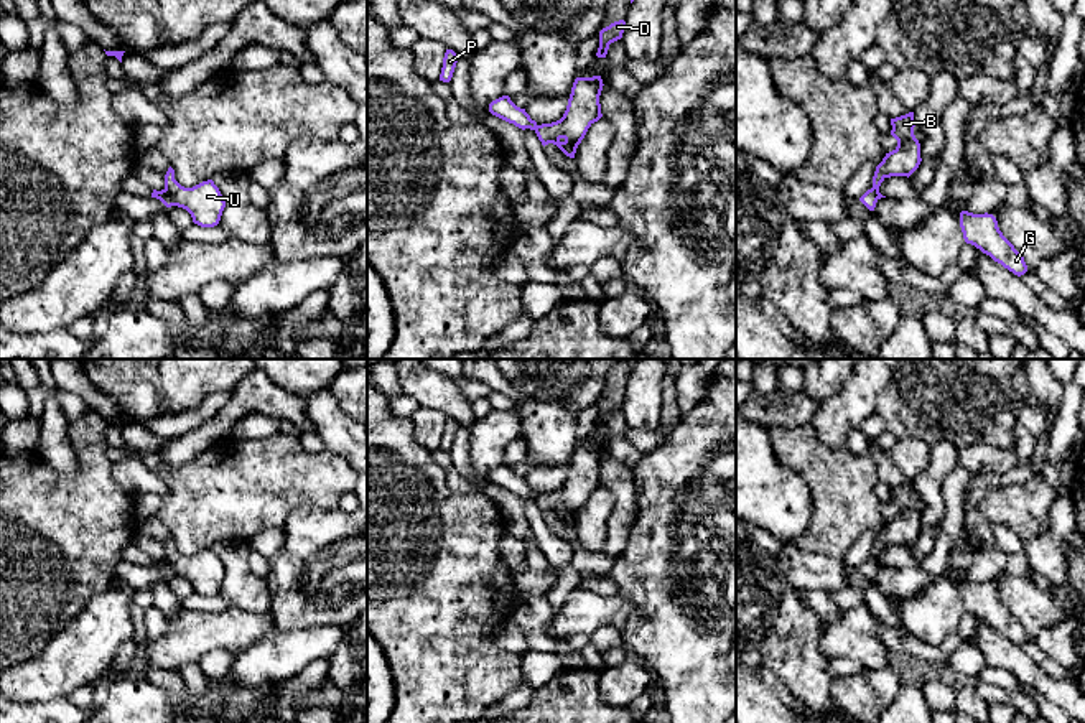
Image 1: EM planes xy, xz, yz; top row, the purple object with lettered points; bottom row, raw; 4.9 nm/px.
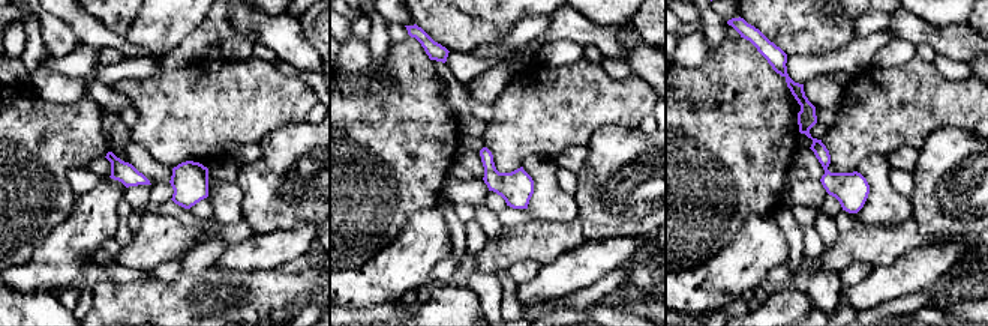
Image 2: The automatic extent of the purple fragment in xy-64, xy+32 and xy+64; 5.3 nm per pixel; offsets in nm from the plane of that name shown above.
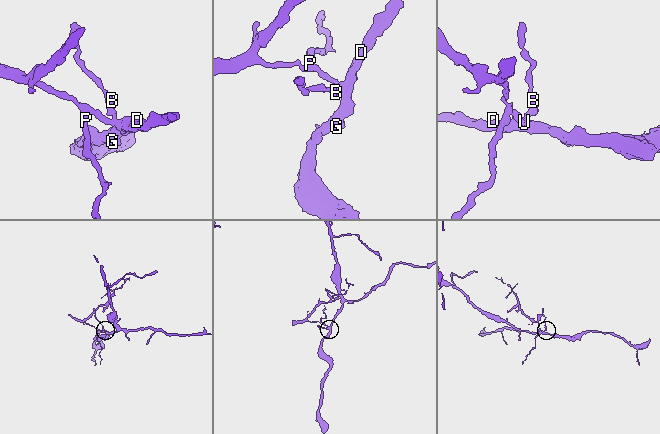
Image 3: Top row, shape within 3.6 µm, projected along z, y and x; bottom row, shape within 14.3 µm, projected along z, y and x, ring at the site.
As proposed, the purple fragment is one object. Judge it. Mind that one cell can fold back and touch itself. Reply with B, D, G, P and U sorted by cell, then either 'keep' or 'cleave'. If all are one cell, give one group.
B D G U / P | cleave

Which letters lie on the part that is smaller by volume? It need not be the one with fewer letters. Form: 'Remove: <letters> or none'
Remove: P

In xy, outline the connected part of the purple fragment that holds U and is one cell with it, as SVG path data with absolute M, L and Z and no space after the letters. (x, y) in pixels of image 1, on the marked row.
M170 166L165 175L165 189L168 191L171 206L186 209L194 224L201 227L219 224L226 201L212 180L184 188L175 180L175 170Z

